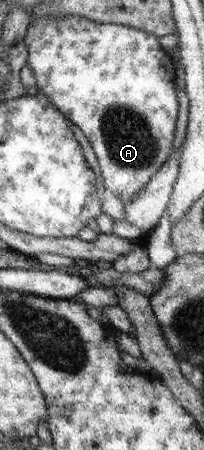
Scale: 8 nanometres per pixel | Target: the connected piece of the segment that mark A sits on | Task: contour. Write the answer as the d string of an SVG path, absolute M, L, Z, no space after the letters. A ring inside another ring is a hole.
M43 16L36 18L27 28L25 38L22 40L28 46L27 64L34 72L37 86L48 98L54 103L66 118L70 119L72 124L76 125L88 138L92 150L98 159L101 176L104 179L104 186L109 195L118 197L123 203L127 200L133 200L144 187L150 182L150 179L158 172L158 169L169 158L170 150L172 150L172 141L176 134L176 123L178 120L178 92L176 91L175 81L175 65L172 57L168 52L162 49L159 43L159 37L148 34L145 30L138 30L134 27L124 26L120 23L112 22L94 22L83 16L65 16L64 18L51 18L51 16Z

